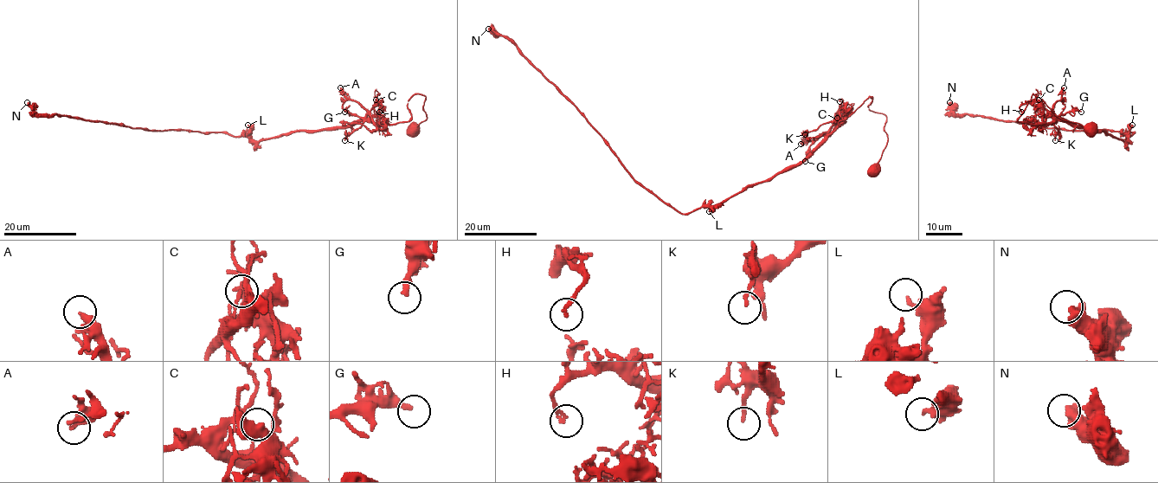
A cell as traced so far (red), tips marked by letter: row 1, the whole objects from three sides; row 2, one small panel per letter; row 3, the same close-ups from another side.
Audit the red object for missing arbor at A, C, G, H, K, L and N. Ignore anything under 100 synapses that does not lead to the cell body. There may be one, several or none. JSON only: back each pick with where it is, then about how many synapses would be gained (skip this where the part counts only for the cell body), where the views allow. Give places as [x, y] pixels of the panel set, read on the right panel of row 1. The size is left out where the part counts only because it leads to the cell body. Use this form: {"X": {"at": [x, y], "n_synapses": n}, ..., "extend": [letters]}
{"extend": []}

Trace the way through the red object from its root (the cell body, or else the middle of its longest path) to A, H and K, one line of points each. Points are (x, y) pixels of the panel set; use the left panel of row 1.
A: (413, 129), (427, 119), (424, 95), (414, 93), (408, 100), (408, 121), (386, 125), (340, 87)
H: (413, 129), (427, 119), (424, 95), (408, 100), (408, 121), (389, 125), (375, 111), (377, 103), (379, 112)
K: (413, 129), (427, 119), (426, 97), (418, 93), (408, 100), (408, 121), (364, 121), (344, 140)

